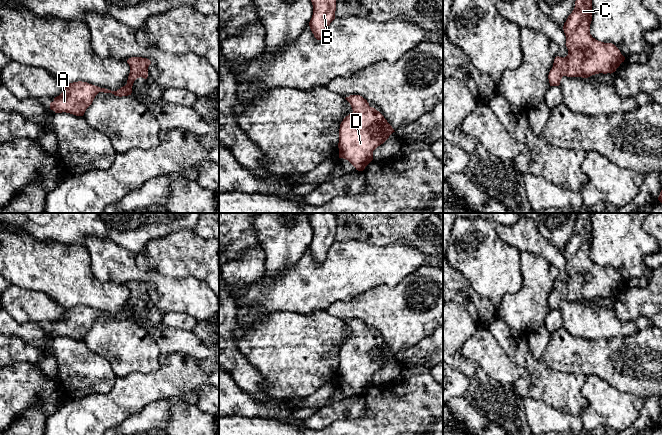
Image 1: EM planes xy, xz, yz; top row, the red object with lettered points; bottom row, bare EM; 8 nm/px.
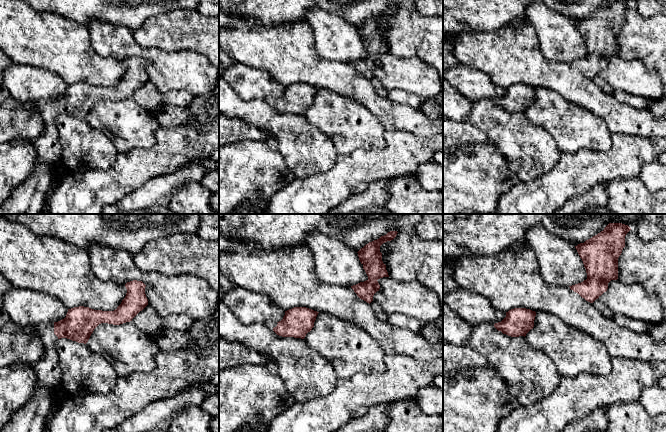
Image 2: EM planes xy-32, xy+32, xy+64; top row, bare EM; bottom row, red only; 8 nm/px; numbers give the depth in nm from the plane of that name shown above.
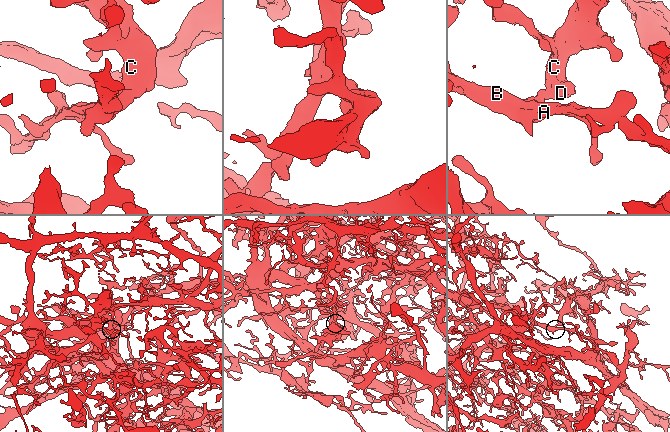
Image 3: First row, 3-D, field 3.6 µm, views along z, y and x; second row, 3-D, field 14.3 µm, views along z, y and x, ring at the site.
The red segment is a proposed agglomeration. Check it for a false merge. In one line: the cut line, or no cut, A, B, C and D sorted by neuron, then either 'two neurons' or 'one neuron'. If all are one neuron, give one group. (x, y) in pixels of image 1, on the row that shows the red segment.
cut none; groups A B C D; one neuron

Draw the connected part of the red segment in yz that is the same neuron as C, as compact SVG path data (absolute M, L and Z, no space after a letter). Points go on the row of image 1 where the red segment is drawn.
M576 0L574 10L563 26L568 55L564 58L555 57L548 75L550 86L559 86L563 76L588 78L599 73L611 74L624 62L625 57L614 44L604 43L592 37L590 34L591 21L592 0Z

